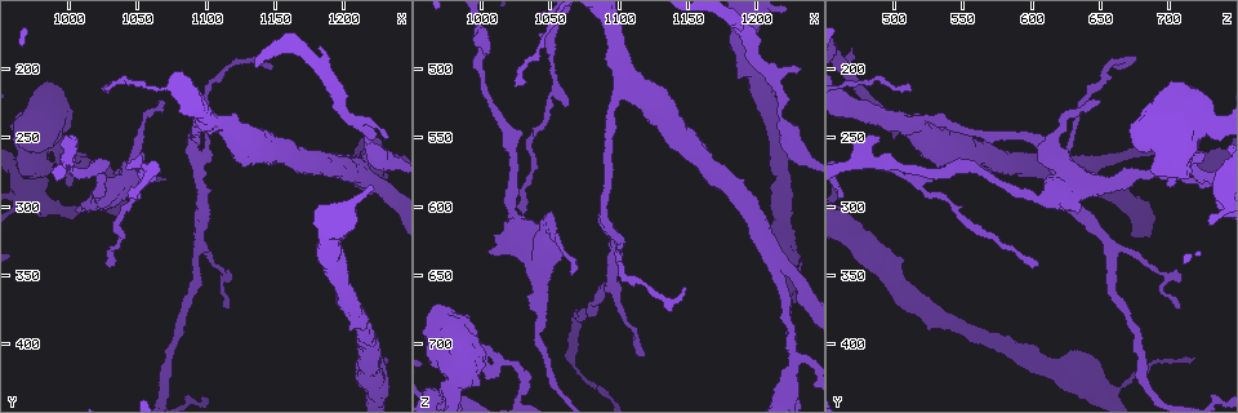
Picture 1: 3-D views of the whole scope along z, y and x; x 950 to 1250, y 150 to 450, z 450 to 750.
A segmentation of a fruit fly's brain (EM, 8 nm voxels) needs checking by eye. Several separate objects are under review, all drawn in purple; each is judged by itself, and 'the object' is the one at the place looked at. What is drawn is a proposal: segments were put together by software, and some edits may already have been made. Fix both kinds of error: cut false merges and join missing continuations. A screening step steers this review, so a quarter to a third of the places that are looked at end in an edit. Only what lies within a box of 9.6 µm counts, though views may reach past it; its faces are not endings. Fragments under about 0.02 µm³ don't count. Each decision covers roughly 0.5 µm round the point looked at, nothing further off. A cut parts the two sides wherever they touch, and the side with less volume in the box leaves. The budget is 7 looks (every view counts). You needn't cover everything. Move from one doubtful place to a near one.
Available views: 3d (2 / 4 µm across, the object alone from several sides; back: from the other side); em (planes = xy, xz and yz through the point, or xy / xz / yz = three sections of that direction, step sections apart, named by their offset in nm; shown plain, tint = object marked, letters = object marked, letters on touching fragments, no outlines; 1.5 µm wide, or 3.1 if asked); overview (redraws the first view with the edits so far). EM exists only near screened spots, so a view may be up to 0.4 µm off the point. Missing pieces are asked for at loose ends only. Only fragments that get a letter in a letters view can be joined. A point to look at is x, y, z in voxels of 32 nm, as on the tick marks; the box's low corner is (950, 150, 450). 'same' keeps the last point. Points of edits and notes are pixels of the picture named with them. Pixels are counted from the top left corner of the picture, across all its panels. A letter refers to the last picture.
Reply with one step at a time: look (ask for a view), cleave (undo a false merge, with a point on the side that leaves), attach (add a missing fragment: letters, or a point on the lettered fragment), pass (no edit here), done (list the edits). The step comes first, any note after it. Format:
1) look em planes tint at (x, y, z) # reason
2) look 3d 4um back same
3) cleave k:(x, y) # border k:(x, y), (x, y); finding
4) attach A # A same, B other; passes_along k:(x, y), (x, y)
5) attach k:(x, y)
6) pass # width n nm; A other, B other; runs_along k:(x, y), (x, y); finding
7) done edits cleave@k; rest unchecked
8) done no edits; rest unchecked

look 3d 4um at (1008, 302, 632) # branch stops here

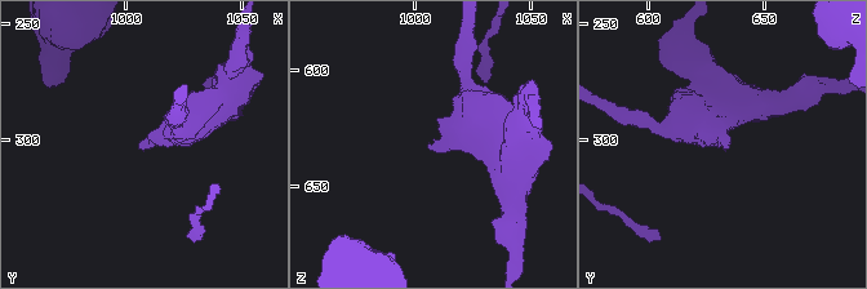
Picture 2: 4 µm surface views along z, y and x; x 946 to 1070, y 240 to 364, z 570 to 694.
look em planes plain at (1007, 304, 633) # now the EM

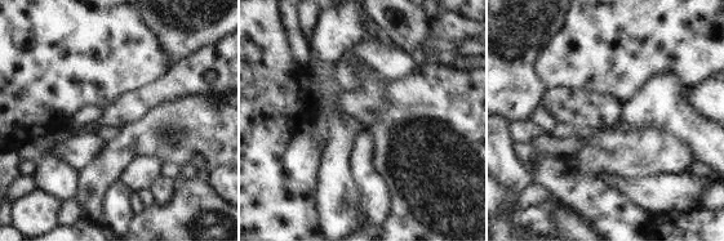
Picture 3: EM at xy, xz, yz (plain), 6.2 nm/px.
look em planes letters same # see the neighbours

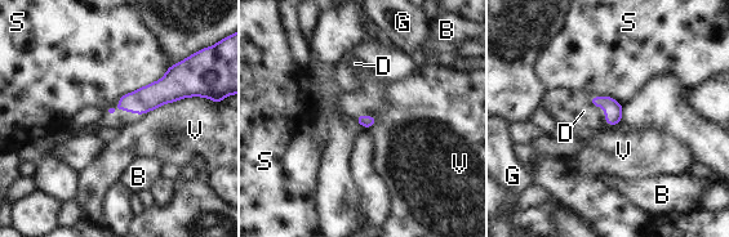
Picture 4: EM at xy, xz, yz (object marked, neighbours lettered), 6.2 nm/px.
attach D # B other, D same, G other, S other, V other; passes_along 4:(613, 110), (591, 102), (583, 111); the neuron continues

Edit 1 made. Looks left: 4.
look overview

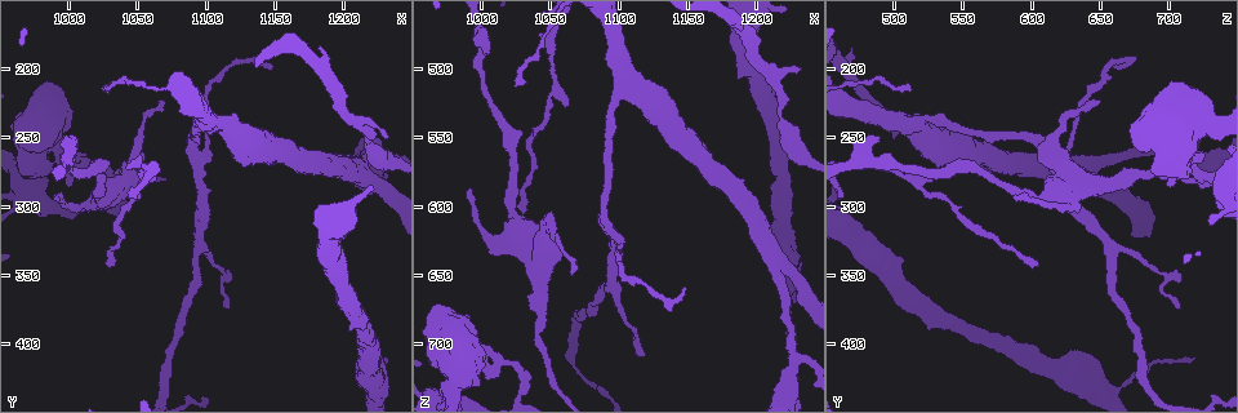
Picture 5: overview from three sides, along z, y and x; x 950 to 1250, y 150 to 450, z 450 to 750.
look em planes tint at (1030, 344, 608) # free end

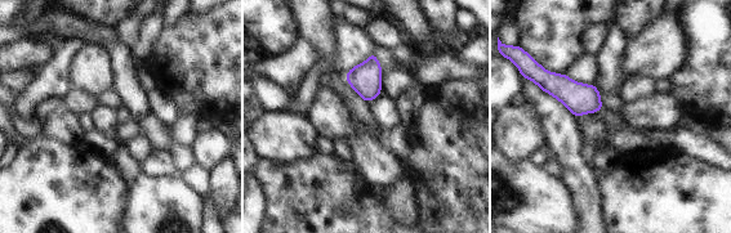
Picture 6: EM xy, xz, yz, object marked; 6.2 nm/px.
look em planes letters same # what lies round it

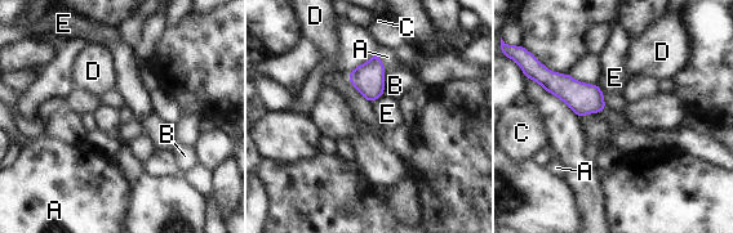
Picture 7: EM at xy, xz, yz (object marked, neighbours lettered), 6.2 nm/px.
pass # A other, B other, C other, D other, E other; border 7:(383, 92), (371, 102); no lettered fragment goes on from it

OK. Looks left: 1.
done edits attach@4; rest unchecked

